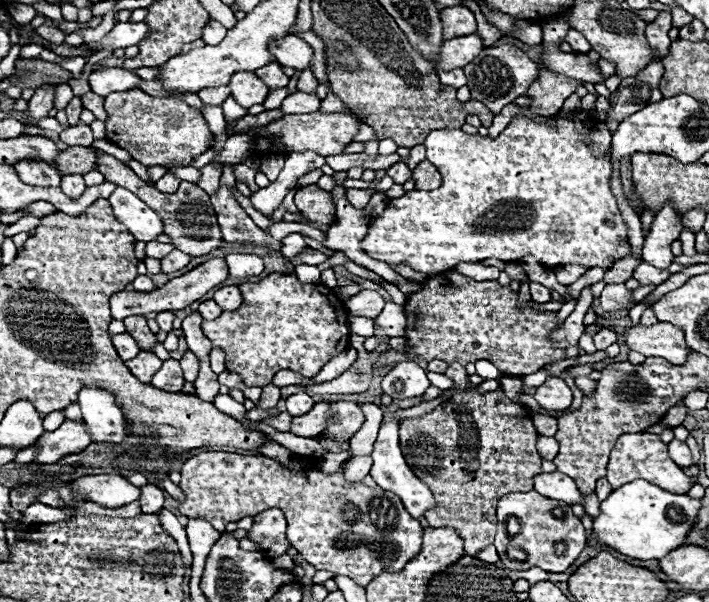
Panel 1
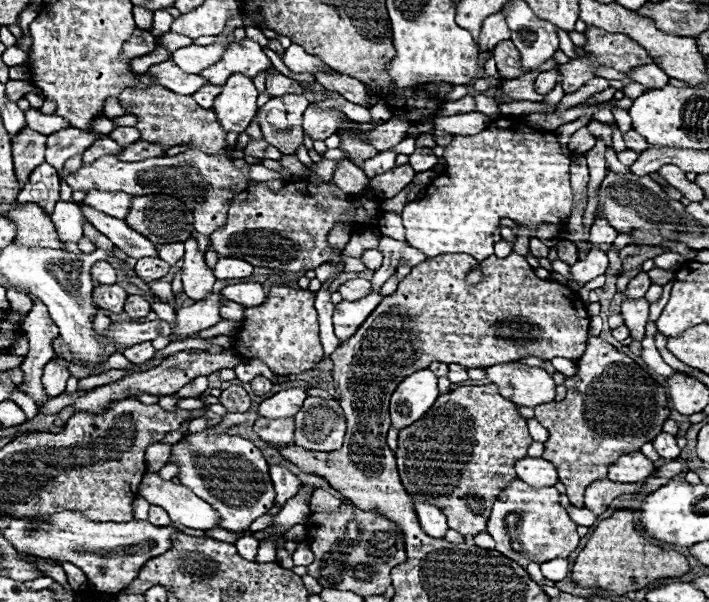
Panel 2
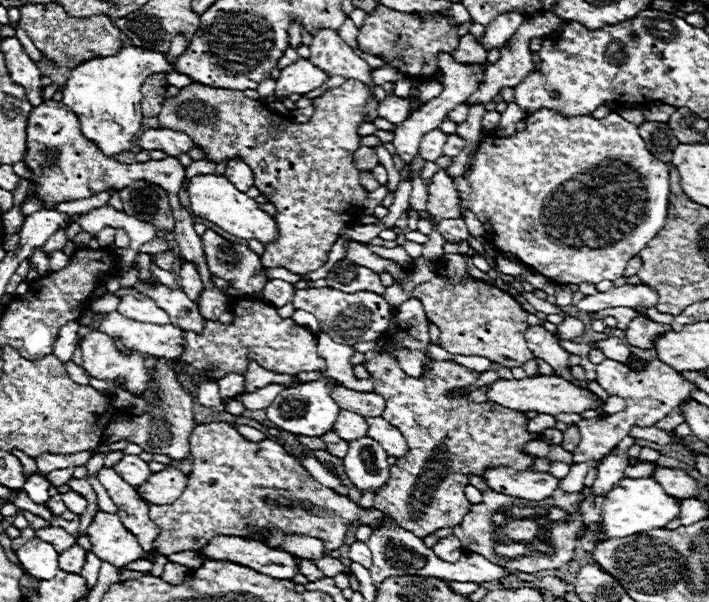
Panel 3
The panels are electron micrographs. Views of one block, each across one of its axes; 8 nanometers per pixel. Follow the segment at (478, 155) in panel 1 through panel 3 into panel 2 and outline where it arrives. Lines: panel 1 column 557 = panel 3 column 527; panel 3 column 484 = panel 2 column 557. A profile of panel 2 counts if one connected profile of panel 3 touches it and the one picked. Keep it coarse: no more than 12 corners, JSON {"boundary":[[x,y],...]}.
{"boundary":[[510,118],[444,148],[402,210],[428,258],[494,254],[502,218],[564,228],[570,152]]}

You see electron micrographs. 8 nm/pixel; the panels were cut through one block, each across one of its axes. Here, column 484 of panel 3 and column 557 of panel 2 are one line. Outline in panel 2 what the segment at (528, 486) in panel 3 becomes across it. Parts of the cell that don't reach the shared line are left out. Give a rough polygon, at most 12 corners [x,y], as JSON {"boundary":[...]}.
{"boundary":[[542,458],[516,462],[532,488],[556,486],[556,468]]}

